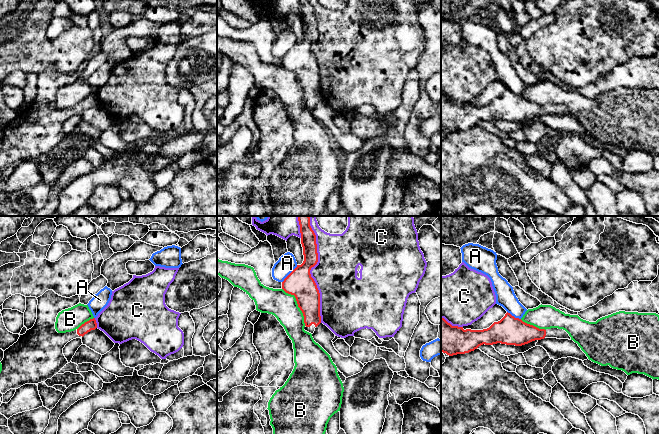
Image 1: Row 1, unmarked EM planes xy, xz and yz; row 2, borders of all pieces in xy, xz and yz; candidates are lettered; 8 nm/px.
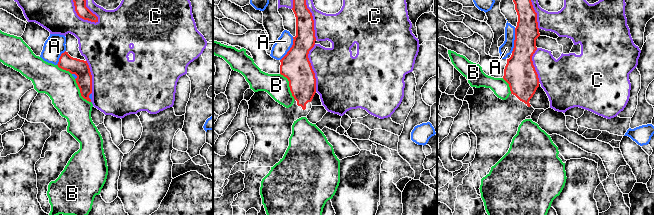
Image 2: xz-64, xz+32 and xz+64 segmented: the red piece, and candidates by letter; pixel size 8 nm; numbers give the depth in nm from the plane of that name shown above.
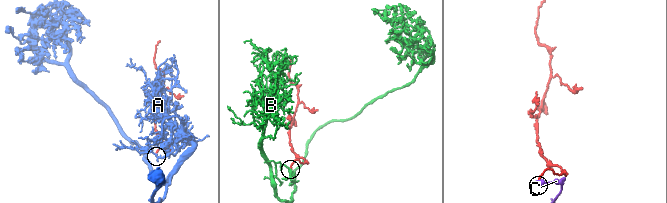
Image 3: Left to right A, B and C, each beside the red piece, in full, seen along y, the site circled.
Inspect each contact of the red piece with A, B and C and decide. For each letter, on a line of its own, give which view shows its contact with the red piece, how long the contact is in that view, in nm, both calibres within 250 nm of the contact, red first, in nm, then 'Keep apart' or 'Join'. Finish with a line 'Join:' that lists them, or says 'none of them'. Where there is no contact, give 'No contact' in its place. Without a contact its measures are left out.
A: Touches red in xz. Shared border 190 nm. Thickness 220 nm (red) against 150 nm. Keep apart
B: Touches red in xz. Shared border 360 nm. Thickness 220 nm (red) against 220 nm. Keep apart
C: Touches red in xz. Shared border 850 nm. Thickness 220 nm (red) against 360 nm. Keep apart
Join: none of them

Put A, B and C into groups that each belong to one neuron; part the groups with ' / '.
A / B / C

